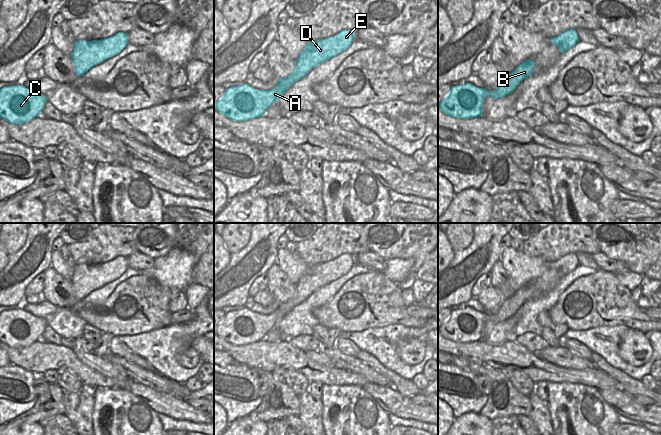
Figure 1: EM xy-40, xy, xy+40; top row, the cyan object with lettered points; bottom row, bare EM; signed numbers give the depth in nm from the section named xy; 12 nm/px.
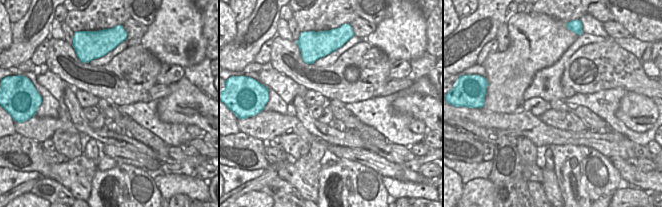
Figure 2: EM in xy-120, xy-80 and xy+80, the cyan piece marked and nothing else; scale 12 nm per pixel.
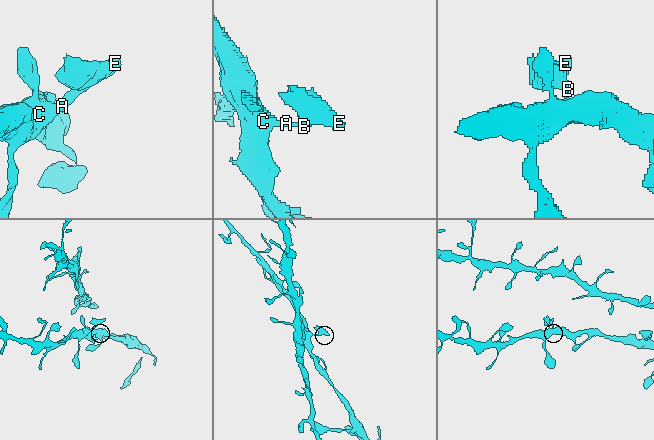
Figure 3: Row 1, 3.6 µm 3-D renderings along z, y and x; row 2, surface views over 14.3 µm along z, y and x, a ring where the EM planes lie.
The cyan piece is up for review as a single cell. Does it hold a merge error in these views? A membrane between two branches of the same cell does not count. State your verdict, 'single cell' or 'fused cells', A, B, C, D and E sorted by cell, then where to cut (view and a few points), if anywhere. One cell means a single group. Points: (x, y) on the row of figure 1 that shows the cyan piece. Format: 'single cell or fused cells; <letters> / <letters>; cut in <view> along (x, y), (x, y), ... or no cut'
single cell; A B C D E; no cut

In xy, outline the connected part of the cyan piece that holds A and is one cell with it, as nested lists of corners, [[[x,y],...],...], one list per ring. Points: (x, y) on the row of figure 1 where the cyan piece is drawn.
[[[342,30],[323,40],[308,42],[300,53],[294,71],[278,81],[271,90],[258,90],[244,83],[225,89],[214,108],[232,121],[248,121],[264,115],[265,111],[297,81],[316,66],[338,56],[347,50],[355,40],[355,33]]]

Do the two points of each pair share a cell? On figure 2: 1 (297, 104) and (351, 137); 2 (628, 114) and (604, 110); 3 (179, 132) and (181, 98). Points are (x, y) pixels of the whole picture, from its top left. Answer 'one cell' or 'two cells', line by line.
1: one cell
2: two cells
3: two cells

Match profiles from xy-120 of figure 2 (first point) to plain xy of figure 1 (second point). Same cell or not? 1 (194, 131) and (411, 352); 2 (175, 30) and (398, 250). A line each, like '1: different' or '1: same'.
1: same
2: different

